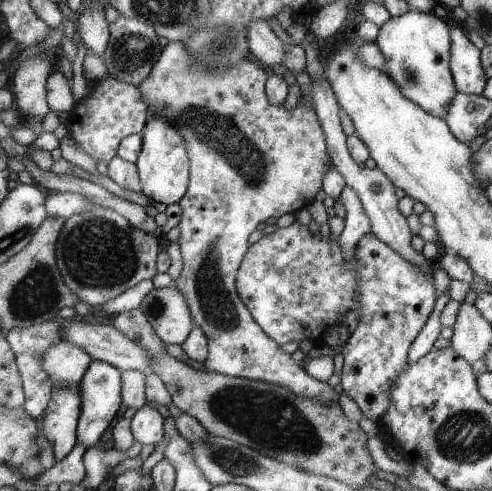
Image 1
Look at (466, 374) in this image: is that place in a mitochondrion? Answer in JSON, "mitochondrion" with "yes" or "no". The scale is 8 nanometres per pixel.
{"mitochondrion":"no"}

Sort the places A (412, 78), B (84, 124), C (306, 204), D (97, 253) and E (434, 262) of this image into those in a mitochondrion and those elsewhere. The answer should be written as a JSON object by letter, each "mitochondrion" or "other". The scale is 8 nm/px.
{"A":"mitochondrion","B":"other","C":"other","D":"mitochondrion","E":"other"}

